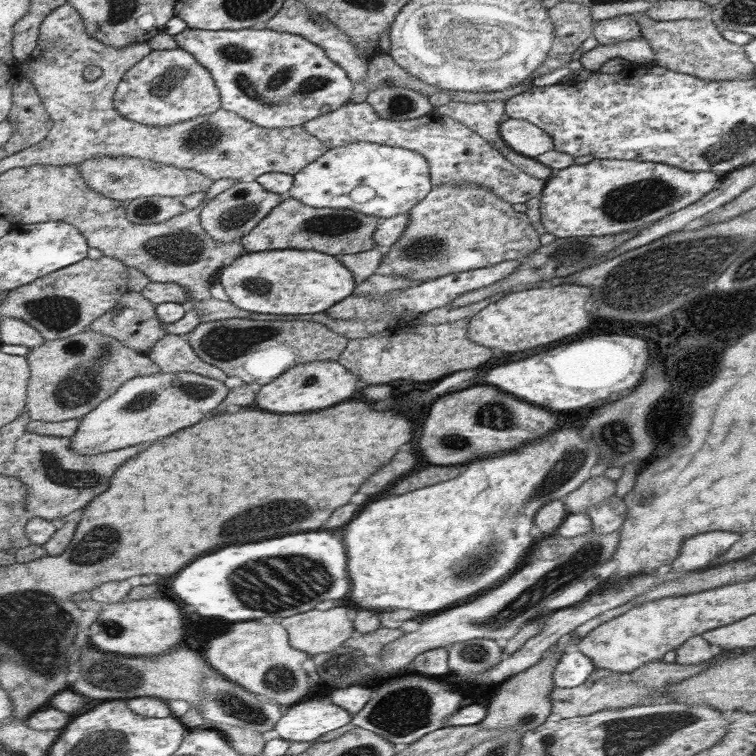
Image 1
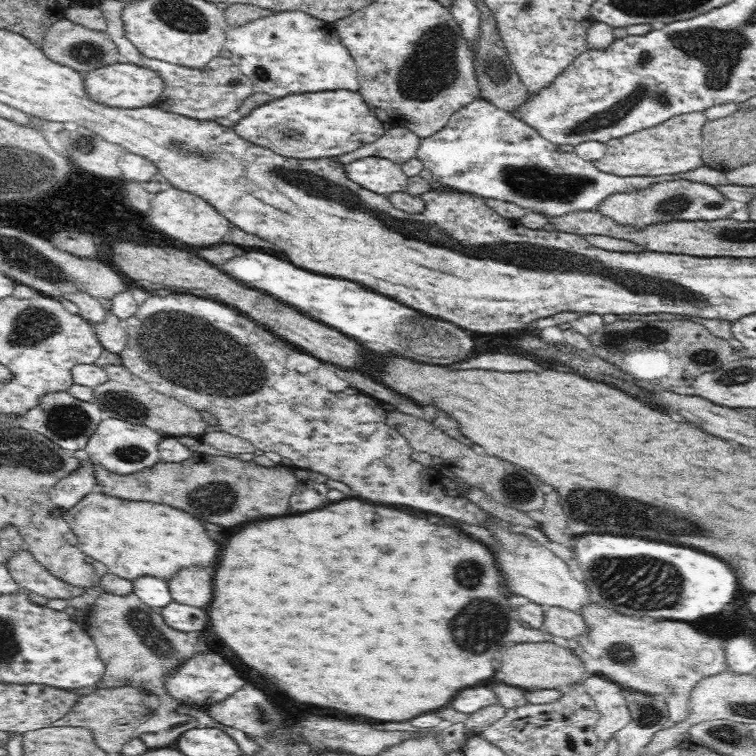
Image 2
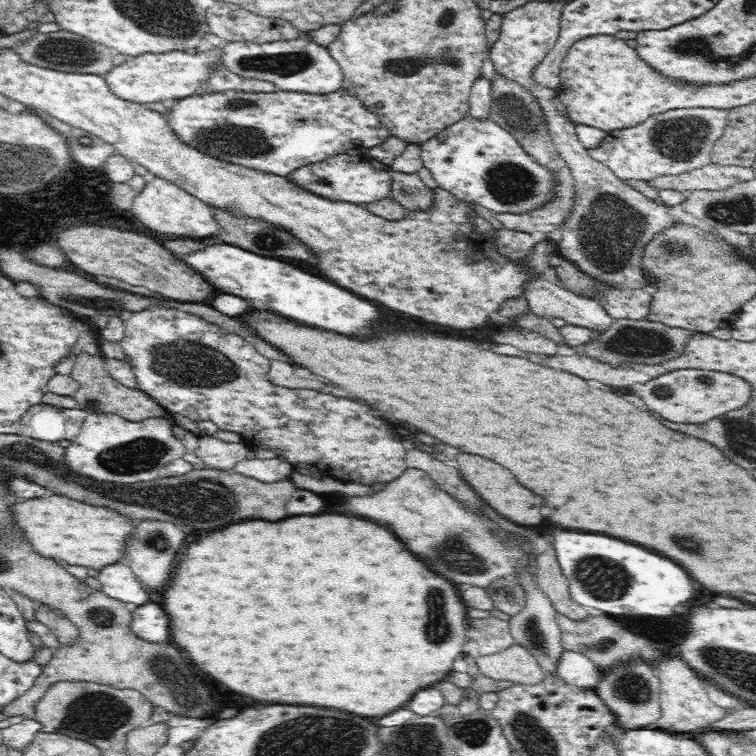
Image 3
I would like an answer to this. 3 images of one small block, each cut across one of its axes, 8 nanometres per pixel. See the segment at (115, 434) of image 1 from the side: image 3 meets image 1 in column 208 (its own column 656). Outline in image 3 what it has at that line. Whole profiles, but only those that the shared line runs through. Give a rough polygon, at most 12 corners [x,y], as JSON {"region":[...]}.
{"region":[[682,368],[640,384],[652,412],[700,424],[746,406],[734,374]]}

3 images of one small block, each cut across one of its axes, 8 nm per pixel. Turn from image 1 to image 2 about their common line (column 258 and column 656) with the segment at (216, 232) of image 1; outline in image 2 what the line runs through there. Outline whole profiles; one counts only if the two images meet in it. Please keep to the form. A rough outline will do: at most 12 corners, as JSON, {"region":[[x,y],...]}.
{"region":[[684,179],[612,193],[599,212],[636,229],[724,220],[734,202]]}

